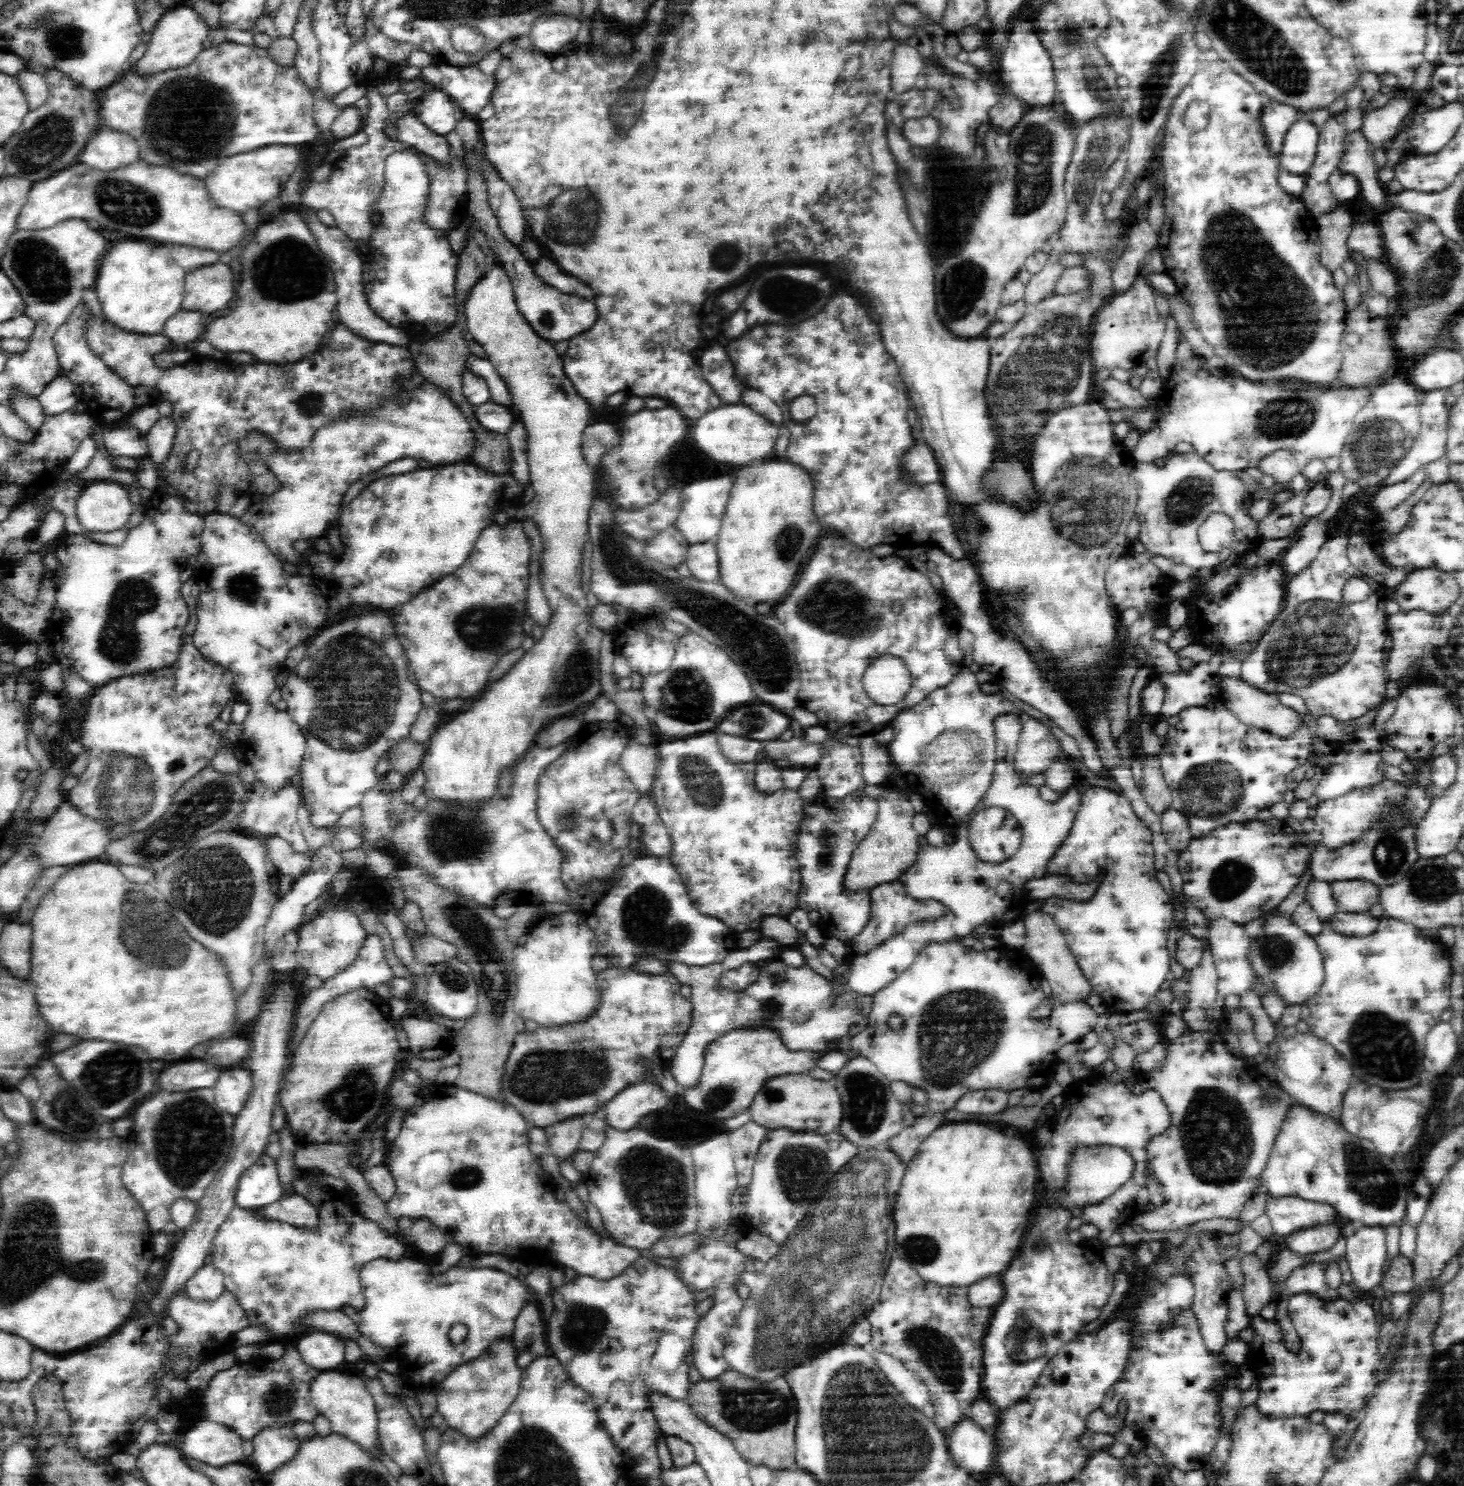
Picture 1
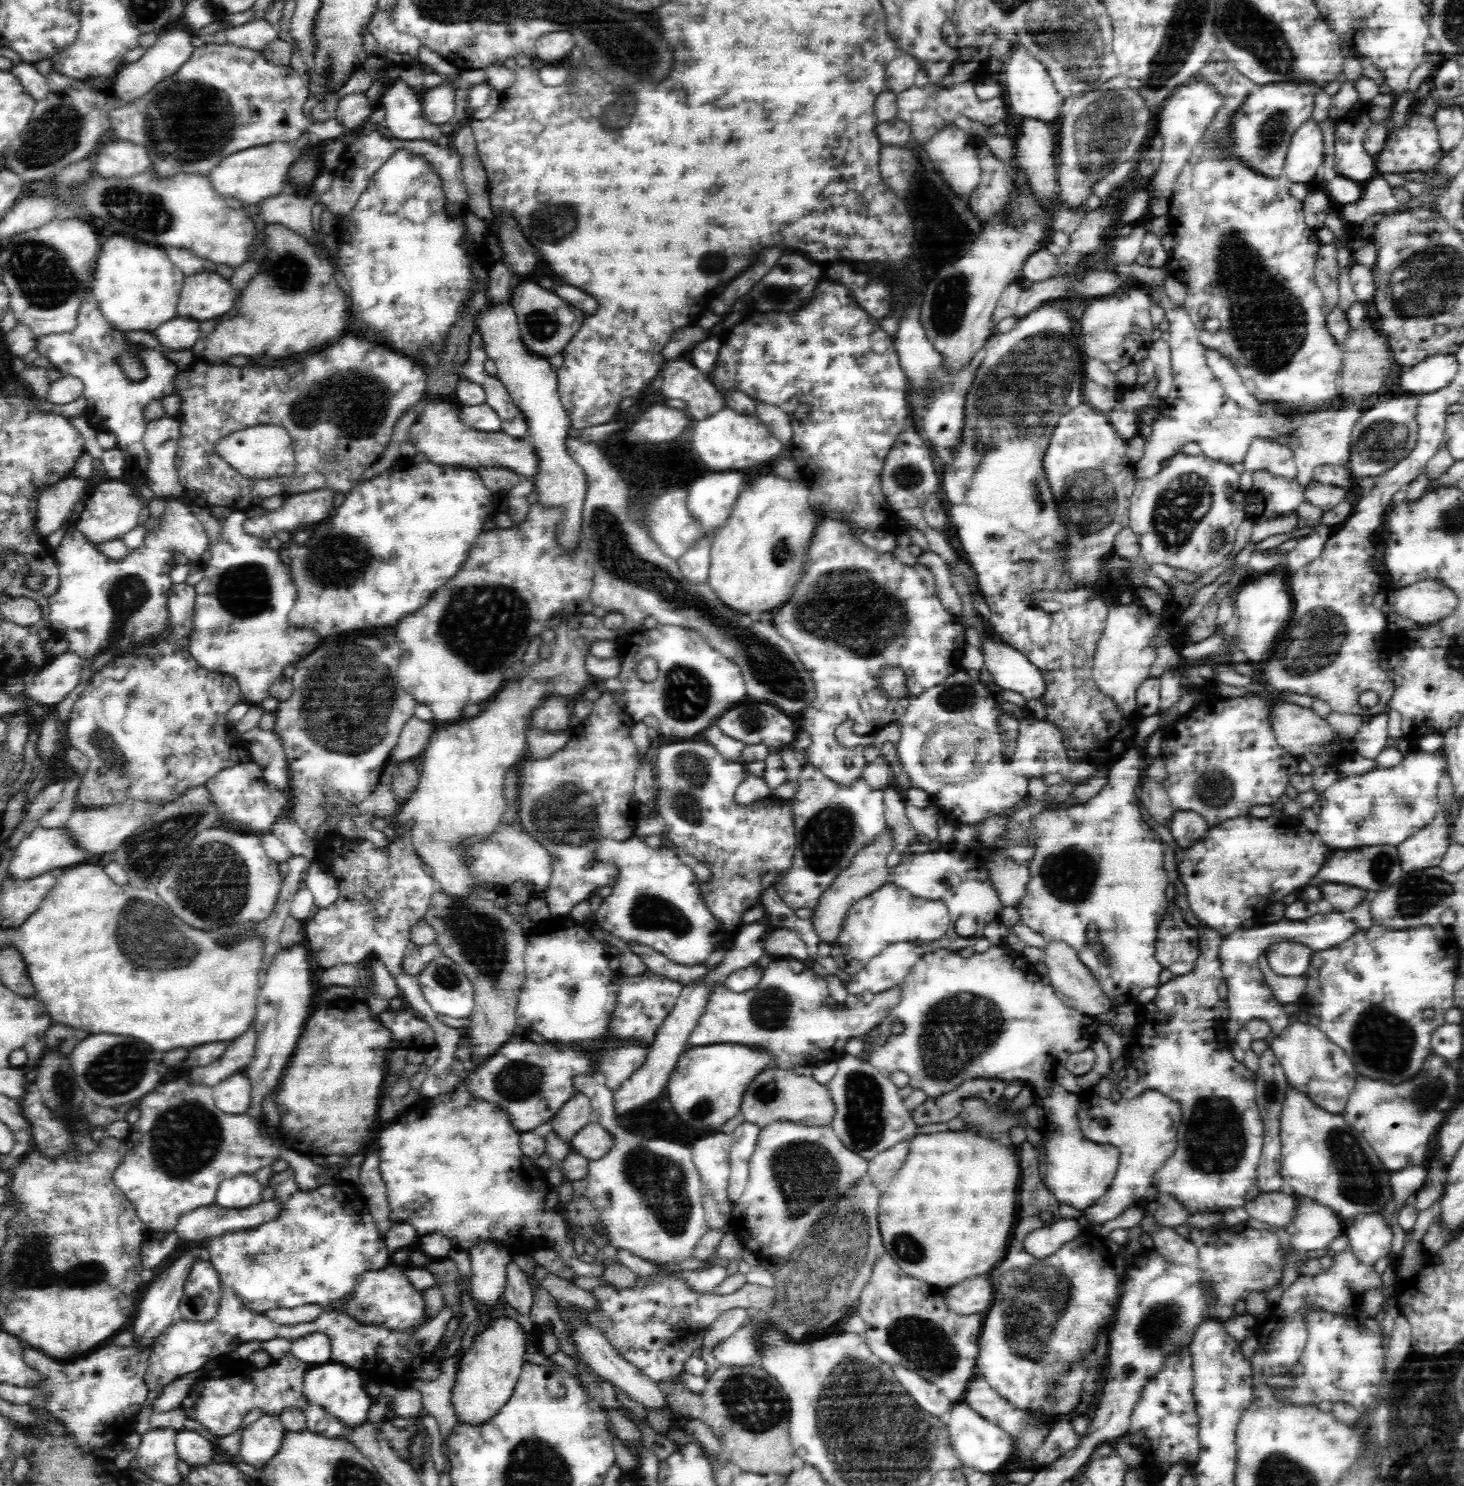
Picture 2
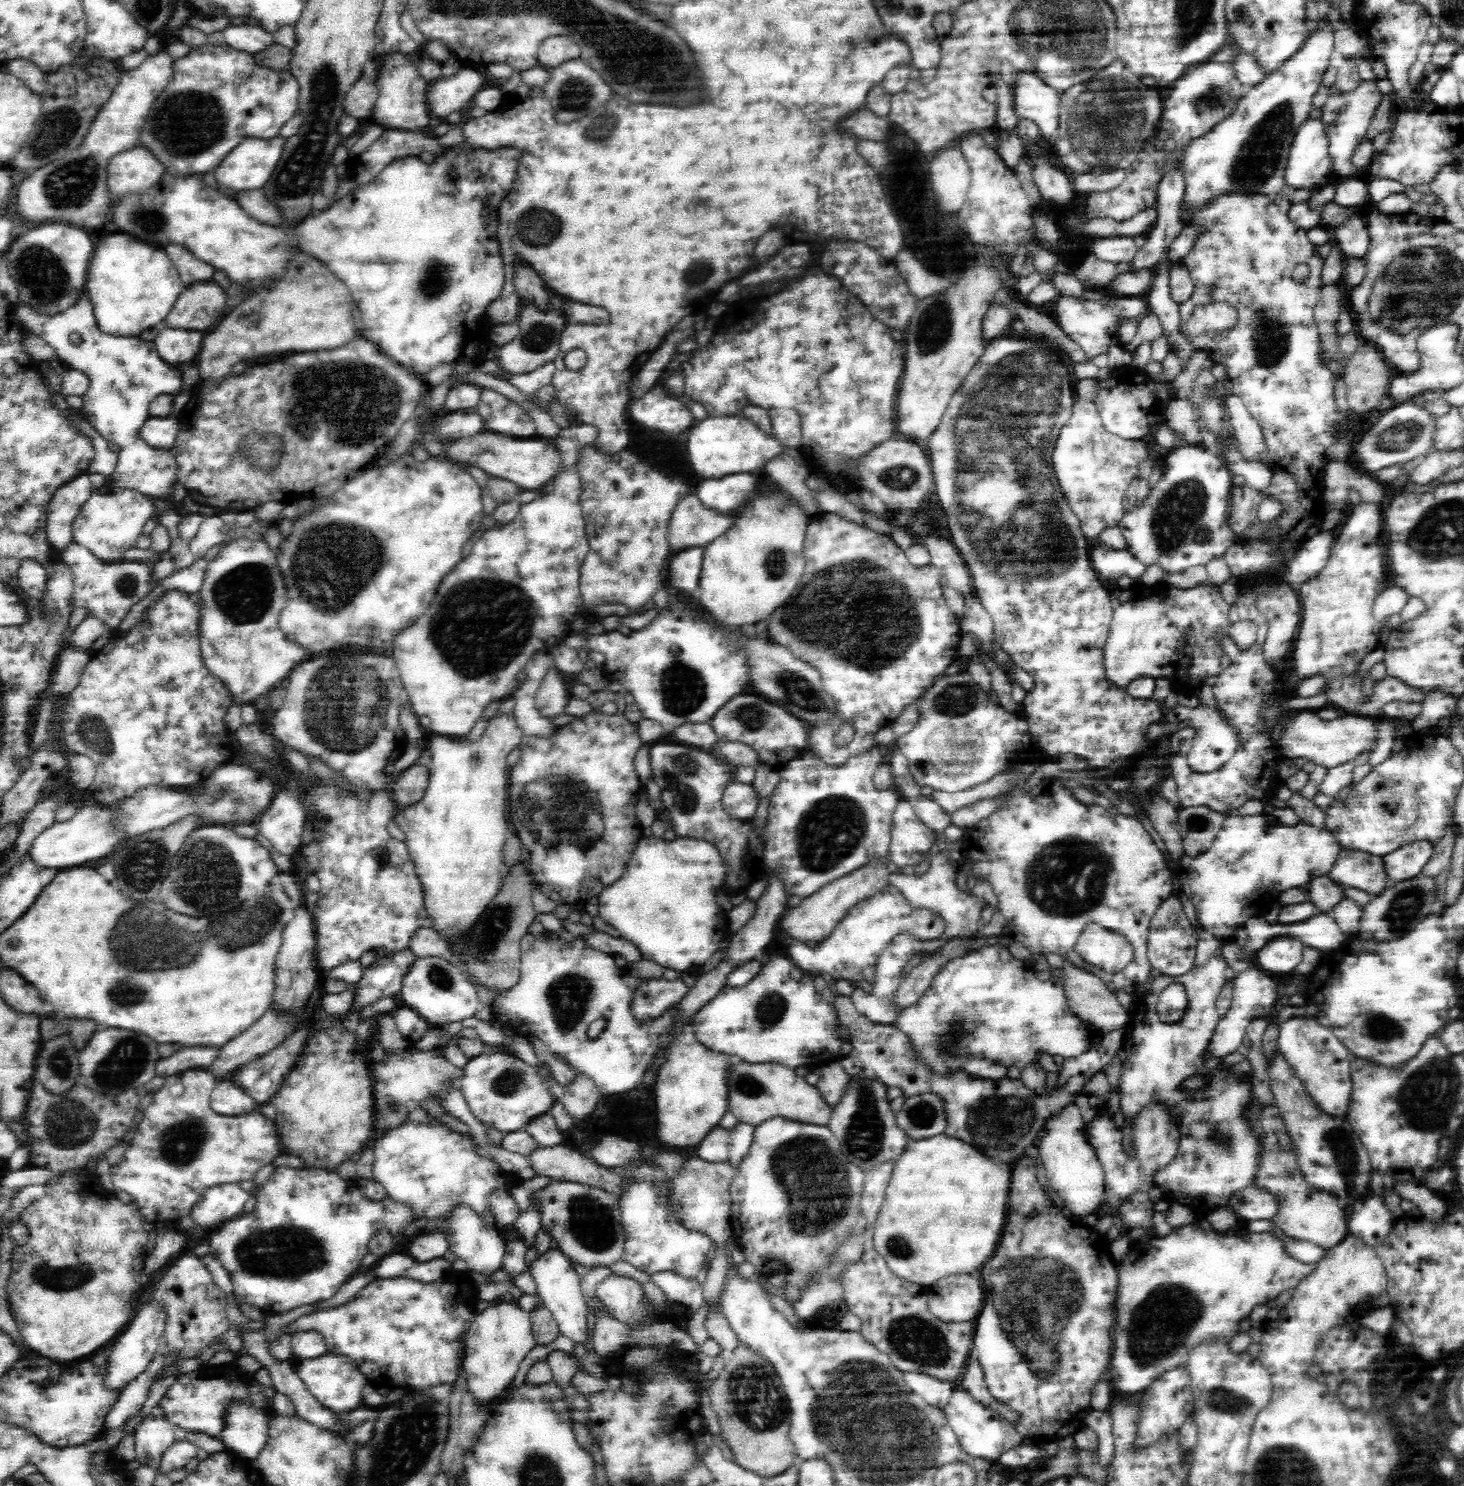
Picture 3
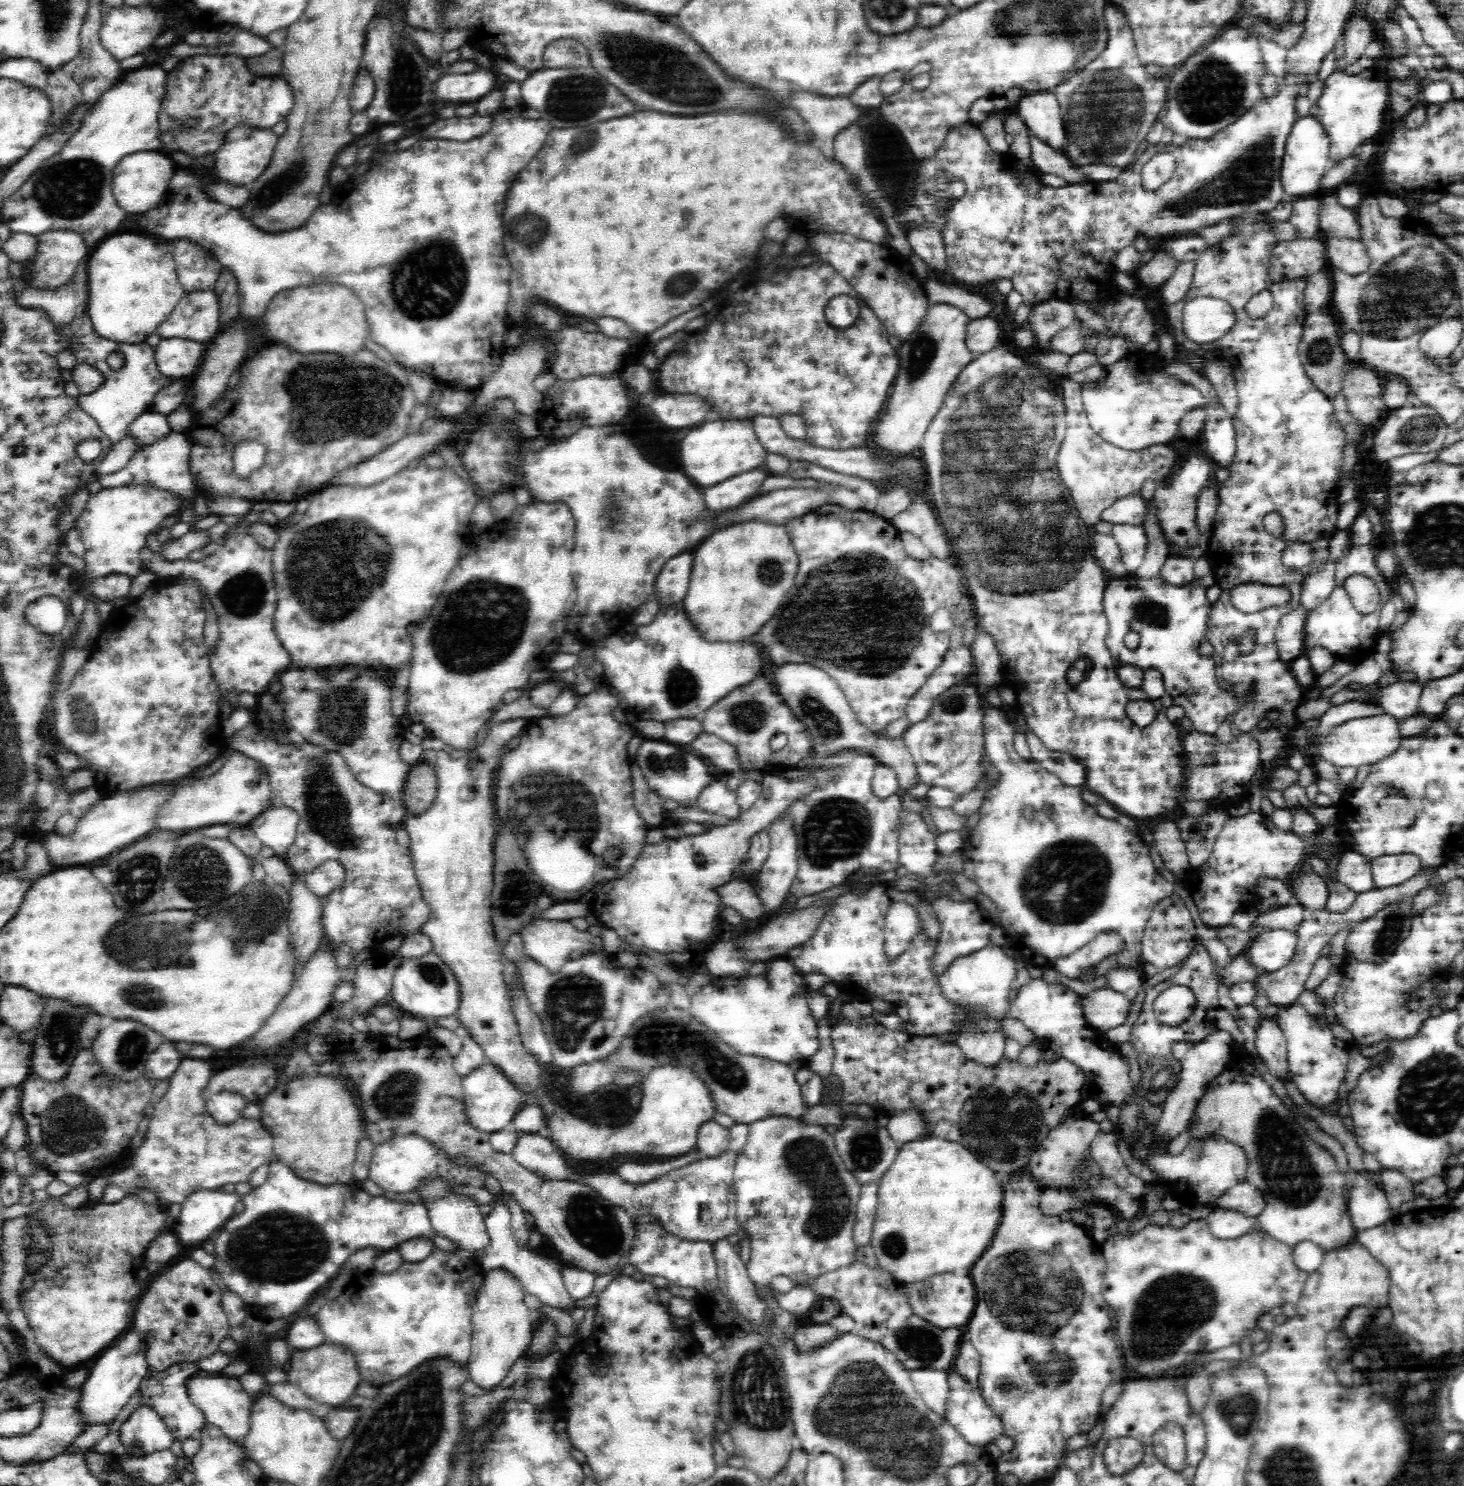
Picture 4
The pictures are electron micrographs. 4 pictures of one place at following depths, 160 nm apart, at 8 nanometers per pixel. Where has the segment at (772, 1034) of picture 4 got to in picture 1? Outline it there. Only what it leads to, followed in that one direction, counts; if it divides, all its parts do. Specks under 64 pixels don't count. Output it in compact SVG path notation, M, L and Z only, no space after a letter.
M774 960L772 962L769 962L766 966L760 968L761 974L756 979L756 982L753 982L746 988L746 990L733 991L730 989L724 989L723 986L720 984L722 975L725 973L725 969L722 963L715 963L712 965L707 966L687 966L682 965L680 962L673 962L673 961L662 961L665 962L665 965L667 967L666 972L670 973L672 977L678 979L678 983L684 986L690 986L692 996L690 998L690 1001L693 1003L693 1012L692 1012L692 1024L690 1025L690 1028L688 1032L685 1034L685 1037L682 1038L680 1041L680 1044L676 1046L676 1050L674 1050L673 1057L670 1059L669 1062L669 1072L671 1075L676 1079L676 1082L678 1083L678 1086L680 1090L688 1089L689 1086L696 1085L698 1082L698 1078L700 1078L701 1070L702 1070L702 1064L704 1064L704 1052L706 1046L709 1044L712 1044L714 1040L717 1038L720 1038L722 1035L725 1035L727 1032L730 1032L731 1030L734 1030L734 1026L762 1026L762 1022L766 1022L766 1026L774 1026L774 1030L778 1030L778 1034L782 1034L782 1042L786 1042L786 1049L791 1051L823 1051L826 1049L830 1044L833 1042L834 1039L840 1040L842 1043L846 1042L846 1040L842 1040L842 1036L846 1036L847 1032L852 1028L852 1025L858 1024L860 1021L866 1021L869 1017L869 1014L871 1013L871 1007L873 1006L873 996L866 996L863 995L863 997L857 998L858 1004L861 1004L861 1007L854 1008L852 1007L852 992L850 991L850 988L846 985L836 985L834 987L833 983L829 983L824 977L816 974L812 969L810 969L807 966L801 967L801 968L791 968L790 966L787 966L783 961L781 960Z

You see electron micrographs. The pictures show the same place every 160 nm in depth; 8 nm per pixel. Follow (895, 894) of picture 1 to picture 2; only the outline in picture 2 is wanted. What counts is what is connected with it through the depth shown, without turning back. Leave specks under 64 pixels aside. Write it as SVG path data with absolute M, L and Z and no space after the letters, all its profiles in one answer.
M888 882L849 908L836 940L830 943L829 956L836 961L839 970L853 977L888 945L924 945L934 942L946 934L950 924L950 912L946 906L942 906L942 902L928 902L915 897L909 890Z

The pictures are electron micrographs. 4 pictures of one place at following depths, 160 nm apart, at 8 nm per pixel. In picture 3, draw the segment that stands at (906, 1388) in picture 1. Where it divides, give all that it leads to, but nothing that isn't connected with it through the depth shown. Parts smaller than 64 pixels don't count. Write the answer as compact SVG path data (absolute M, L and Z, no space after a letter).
M906 1372L904 1378L906 1378L908 1386L918 1396L922 1396L930 1406L936 1406L942 1410L948 1404L948 1398L952 1394L950 1382L942 1382L939 1378L932 1378L926 1374L916 1374L916 1372Z

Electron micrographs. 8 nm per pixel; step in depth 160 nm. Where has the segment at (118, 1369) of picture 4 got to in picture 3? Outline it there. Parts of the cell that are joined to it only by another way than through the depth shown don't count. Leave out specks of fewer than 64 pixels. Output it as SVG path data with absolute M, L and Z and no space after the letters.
M144 1304L136 1316L131 1318L126 1328L115 1338L108 1348L106 1365L109 1366L109 1373L106 1374L105 1386L112 1390L123 1390L137 1376L140 1376L151 1363L159 1349L159 1341L164 1334L166 1322L165 1308Z

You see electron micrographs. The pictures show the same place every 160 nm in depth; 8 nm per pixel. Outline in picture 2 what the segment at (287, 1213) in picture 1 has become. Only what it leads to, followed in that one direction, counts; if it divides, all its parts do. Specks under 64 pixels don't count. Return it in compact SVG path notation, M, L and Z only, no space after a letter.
M268 1200L268 1202L261 1202L258 1205L252 1205L246 1209L230 1209L221 1208L220 1206L212 1205L196 1208L188 1214L183 1214L178 1220L178 1224L174 1231L180 1236L181 1240L188 1240L188 1242L204 1242L210 1238L218 1238L225 1233L232 1233L236 1231L246 1231L247 1229L256 1229L264 1223L274 1221L281 1207L278 1202Z

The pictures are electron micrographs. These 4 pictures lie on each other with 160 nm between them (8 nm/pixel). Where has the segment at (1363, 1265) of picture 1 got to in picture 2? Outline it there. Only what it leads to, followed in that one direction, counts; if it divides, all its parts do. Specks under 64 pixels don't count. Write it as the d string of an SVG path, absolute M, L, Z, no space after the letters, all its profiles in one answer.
M1385 1213L1362 1214L1352 1224L1345 1225L1351 1249L1358 1261L1374 1265L1379 1258L1392 1254L1394 1233L1387 1224Z

